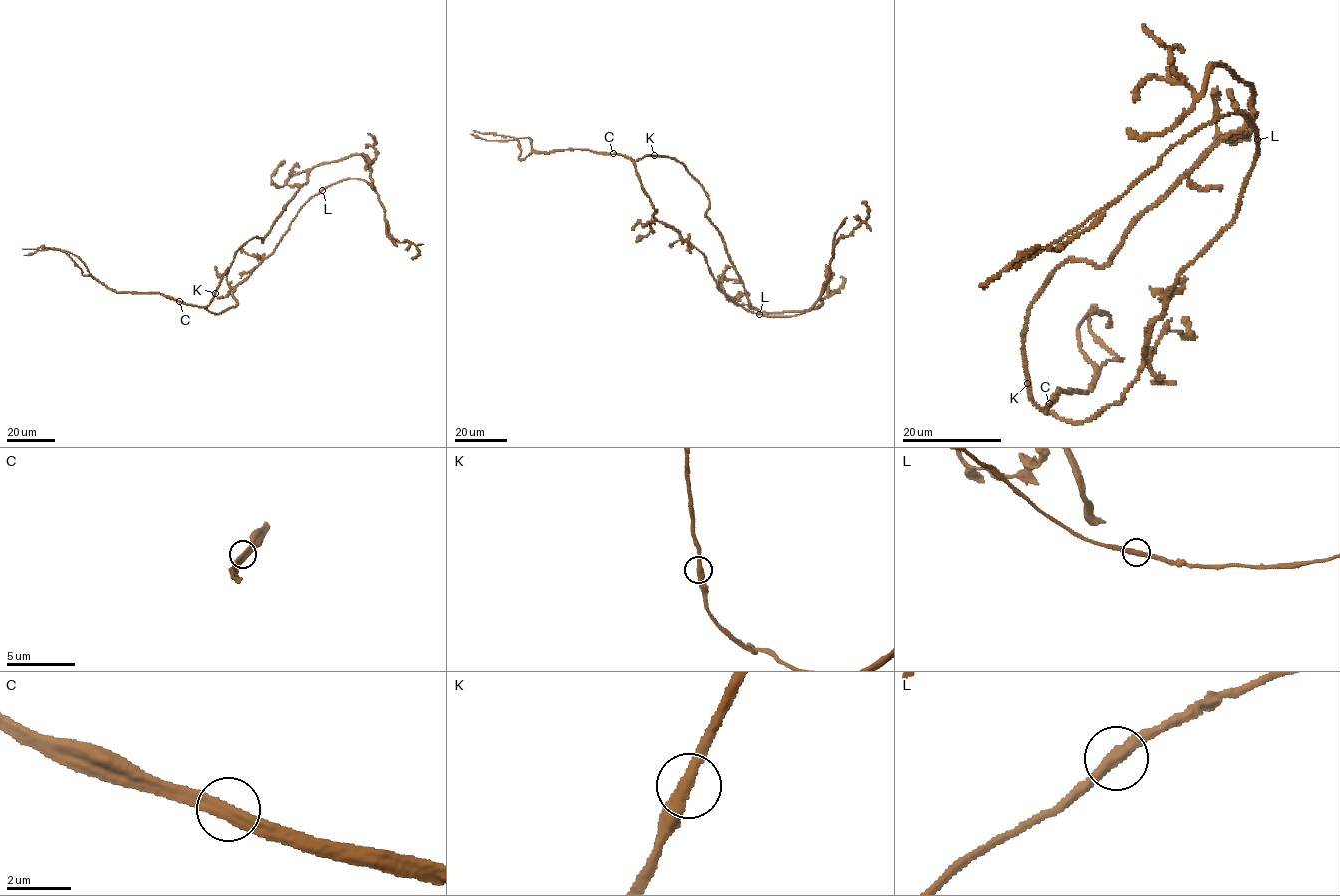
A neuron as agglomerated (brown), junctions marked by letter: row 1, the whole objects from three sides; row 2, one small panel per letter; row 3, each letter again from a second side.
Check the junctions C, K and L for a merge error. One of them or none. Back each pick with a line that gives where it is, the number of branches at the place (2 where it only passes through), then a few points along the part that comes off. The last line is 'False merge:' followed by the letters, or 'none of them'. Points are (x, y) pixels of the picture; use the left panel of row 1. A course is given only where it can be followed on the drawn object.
C: place (179, 301); branches 2; course (180, 301), (234, 307), (235, 287), (301, 207), (345, 179), (369, 183), (390, 234), (416, 247), (411, 258)
False merge: C

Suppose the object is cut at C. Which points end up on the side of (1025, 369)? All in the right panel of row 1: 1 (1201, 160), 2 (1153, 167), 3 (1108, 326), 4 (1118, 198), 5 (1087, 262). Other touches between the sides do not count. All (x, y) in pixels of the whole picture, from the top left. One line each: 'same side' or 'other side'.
1: same side
2: other side
3: same side
4: other side
5: same side

